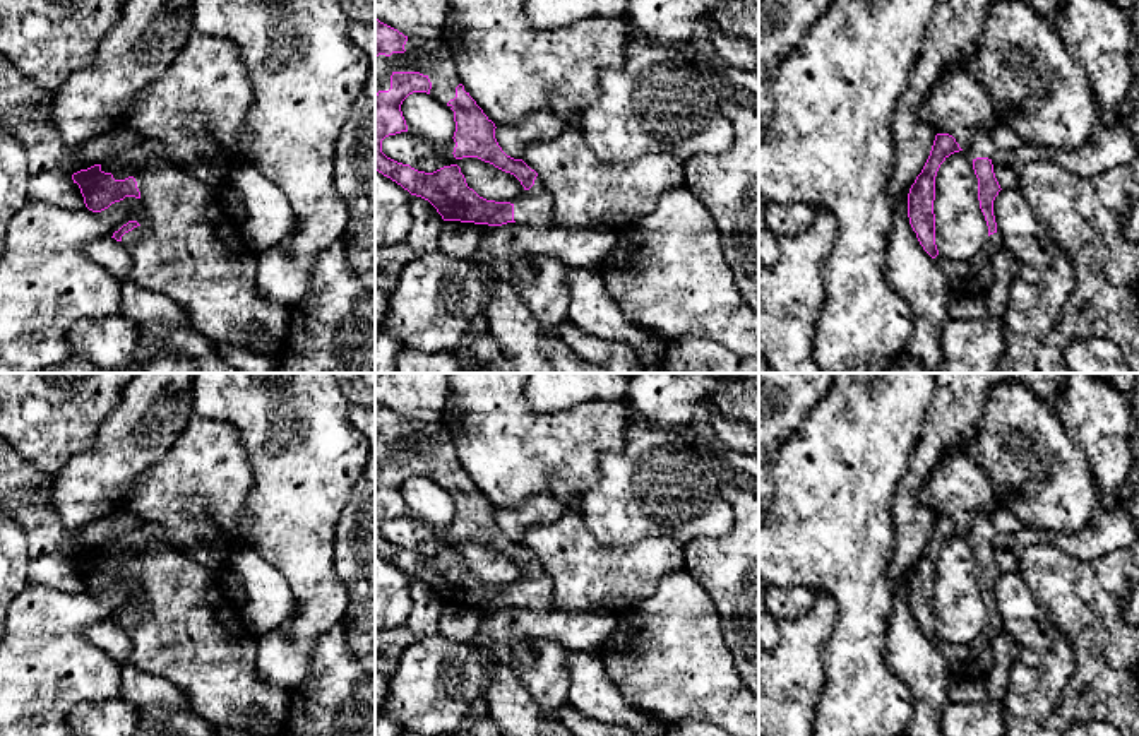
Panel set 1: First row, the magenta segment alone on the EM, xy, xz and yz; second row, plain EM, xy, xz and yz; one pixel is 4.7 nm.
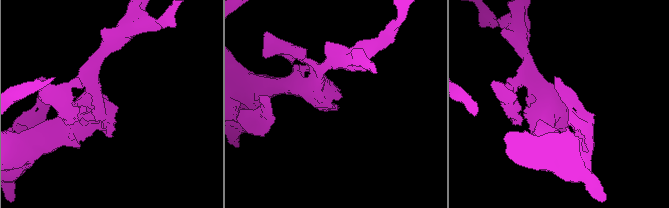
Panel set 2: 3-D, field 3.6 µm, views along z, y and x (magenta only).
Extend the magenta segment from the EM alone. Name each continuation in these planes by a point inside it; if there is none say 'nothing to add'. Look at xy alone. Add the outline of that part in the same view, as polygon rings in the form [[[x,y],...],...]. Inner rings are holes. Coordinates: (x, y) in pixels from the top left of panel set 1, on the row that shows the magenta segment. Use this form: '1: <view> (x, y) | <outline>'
1: xy (190, 249) | [[[166,161],[142,166],[134,178],[144,205],[142,231],[128,231],[120,241],[132,258],[130,281],[175,300],[192,317],[195,330],[214,344],[248,347],[255,330],[283,342],[289,308],[259,291],[257,253],[230,209],[204,183]]]

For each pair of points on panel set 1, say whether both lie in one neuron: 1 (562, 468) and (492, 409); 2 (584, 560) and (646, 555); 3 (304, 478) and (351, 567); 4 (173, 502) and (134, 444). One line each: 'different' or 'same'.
1: same
2: same
3: different
4: different

